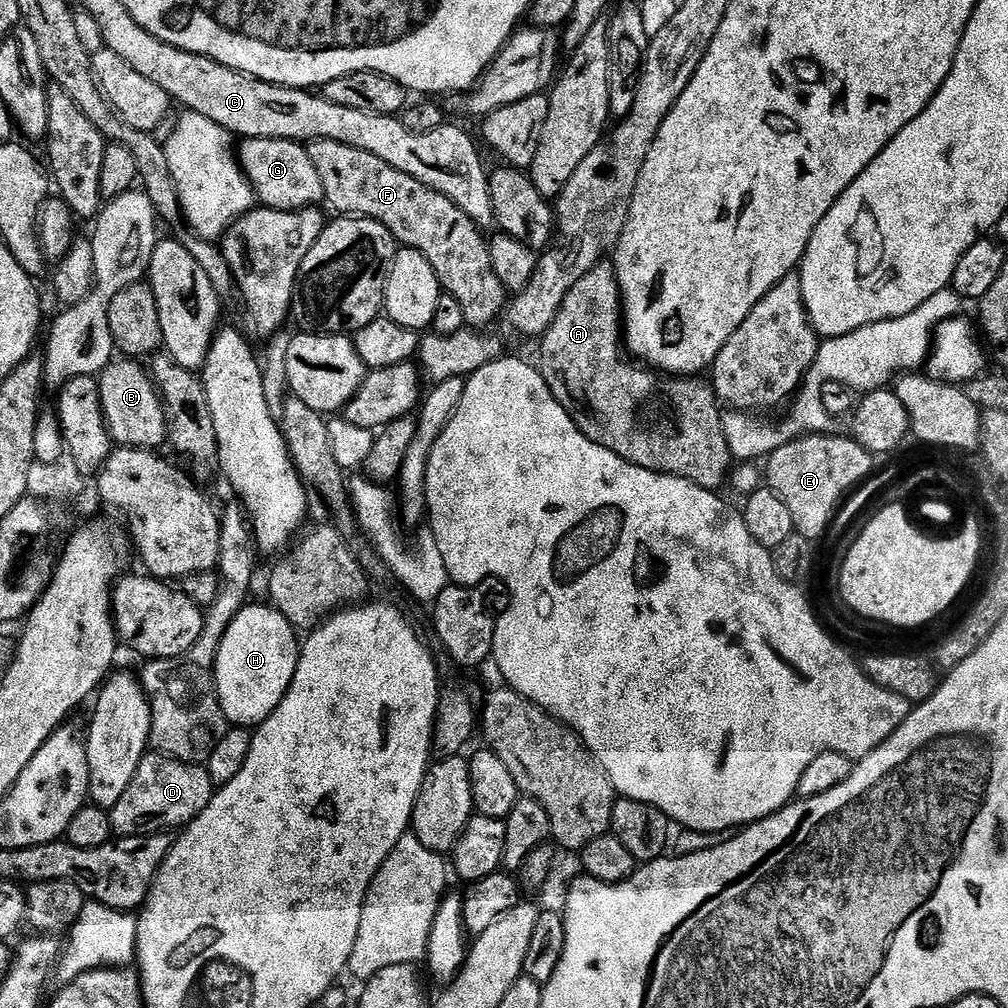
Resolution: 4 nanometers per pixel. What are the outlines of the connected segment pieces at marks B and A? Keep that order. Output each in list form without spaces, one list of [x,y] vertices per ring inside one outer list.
[[[116,358],[113,359],[111,364],[104,367],[103,372],[99,373],[102,410],[104,411],[104,420],[108,424],[108,432],[117,445],[156,450],[161,447],[159,444],[163,440],[165,443],[169,439],[168,414],[164,411],[163,399],[156,387],[155,380],[150,375],[149,369],[145,365],[143,368],[140,364],[143,363],[136,358]]]
[[[601,262],[590,274],[574,282],[554,322],[539,341],[538,367],[554,398],[588,437],[623,460],[651,472],[681,476],[703,488],[720,490],[733,471],[734,457],[724,433],[722,404],[711,383],[692,374],[661,374],[629,358],[622,343],[623,334],[622,297],[616,266],[612,262]]]

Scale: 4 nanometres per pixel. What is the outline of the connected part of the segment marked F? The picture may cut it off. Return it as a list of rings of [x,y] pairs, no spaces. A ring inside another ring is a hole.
[[[313,140],[307,145],[310,158],[318,170],[318,178],[322,178],[324,187],[324,200],[332,203],[337,208],[337,213],[351,214],[356,218],[367,218],[377,220],[392,231],[392,237],[395,238],[403,247],[413,248],[426,258],[440,279],[441,289],[448,292],[454,299],[460,303],[460,308],[464,311],[464,316],[469,325],[480,328],[488,326],[484,324],[497,323],[498,317],[503,313],[506,307],[506,289],[503,281],[492,269],[492,259],[488,256],[488,245],[486,236],[483,236],[481,225],[475,224],[446,194],[438,190],[428,188],[418,178],[382,162],[372,152],[367,152],[361,148],[355,148],[349,144],[343,144],[337,140]]]

